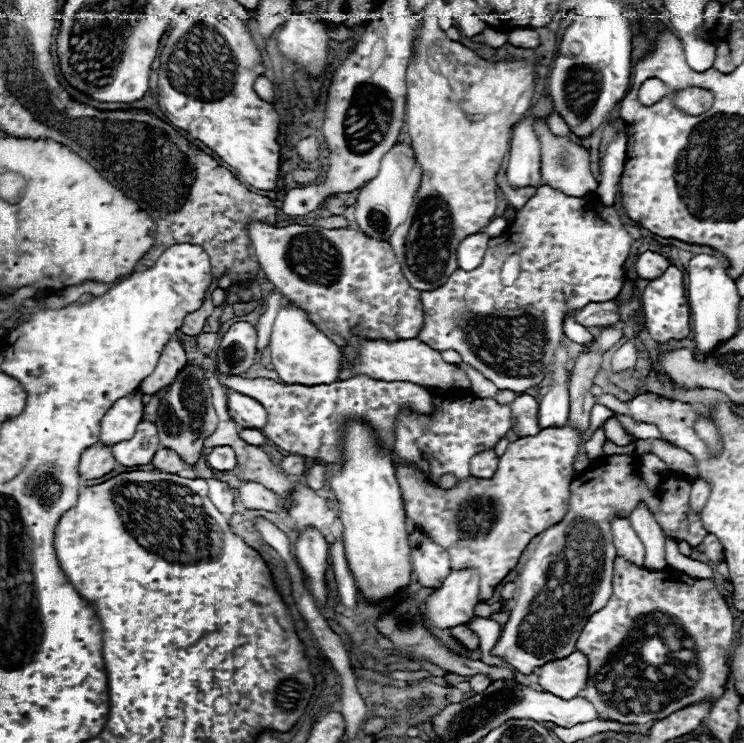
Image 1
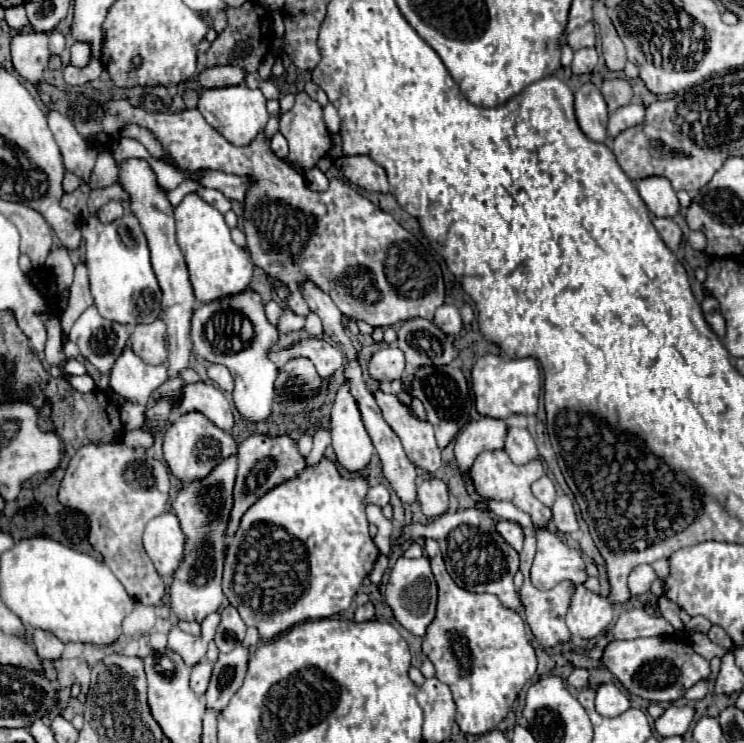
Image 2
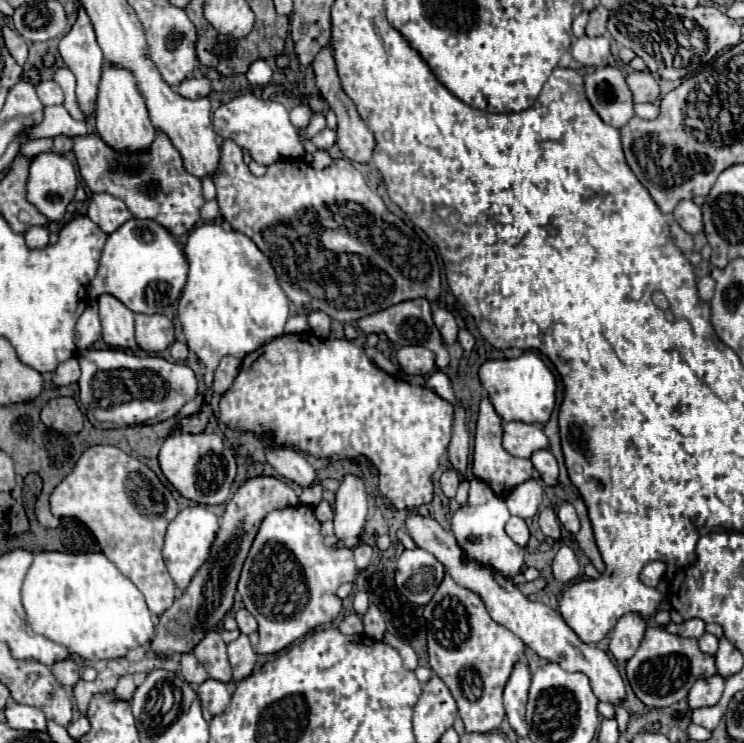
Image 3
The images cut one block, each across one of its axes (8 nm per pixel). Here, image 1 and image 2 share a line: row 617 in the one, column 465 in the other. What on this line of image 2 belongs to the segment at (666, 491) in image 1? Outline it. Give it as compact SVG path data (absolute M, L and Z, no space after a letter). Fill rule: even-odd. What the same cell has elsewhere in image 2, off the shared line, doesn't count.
M468 508L462 512L446 512L432 522L420 528L422 536L434 538L440 544L444 562L448 566L450 576L454 582L474 594L496 594L504 606L518 610L520 600L514 588L514 574L518 570L518 552L498 534L496 522L478 508ZM484 546L484 550L482 550Z

